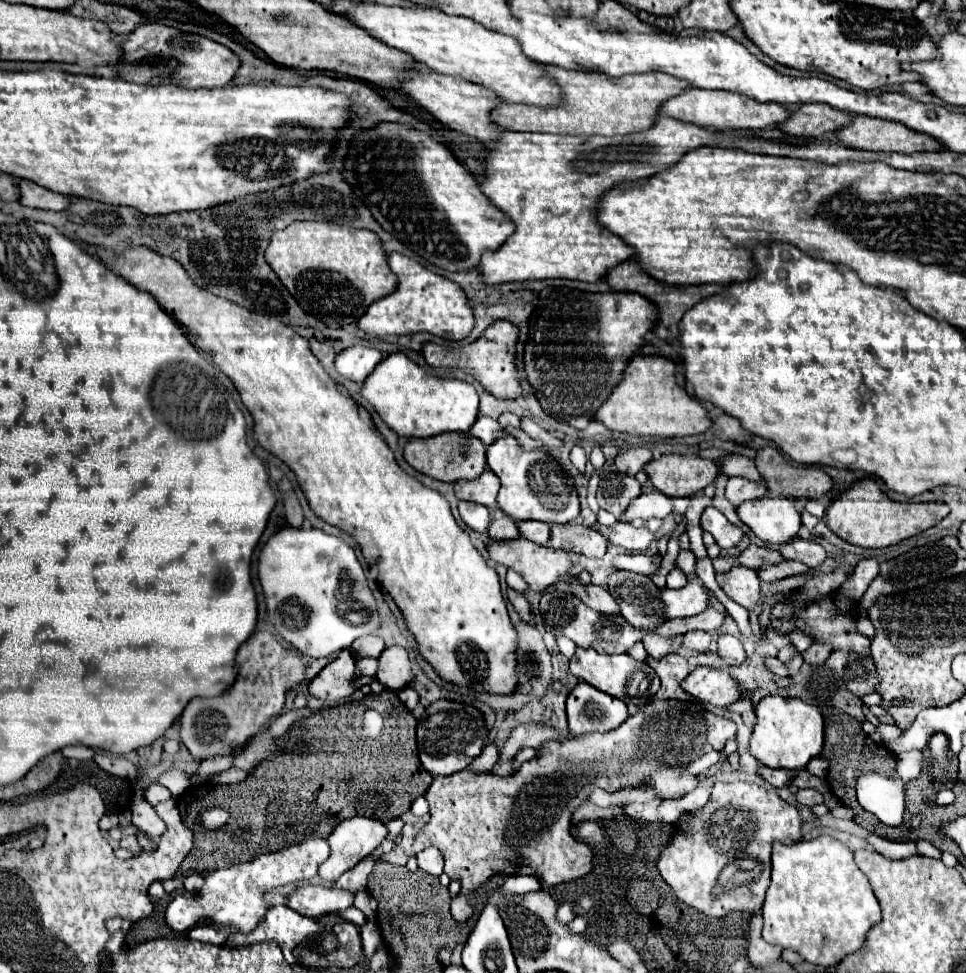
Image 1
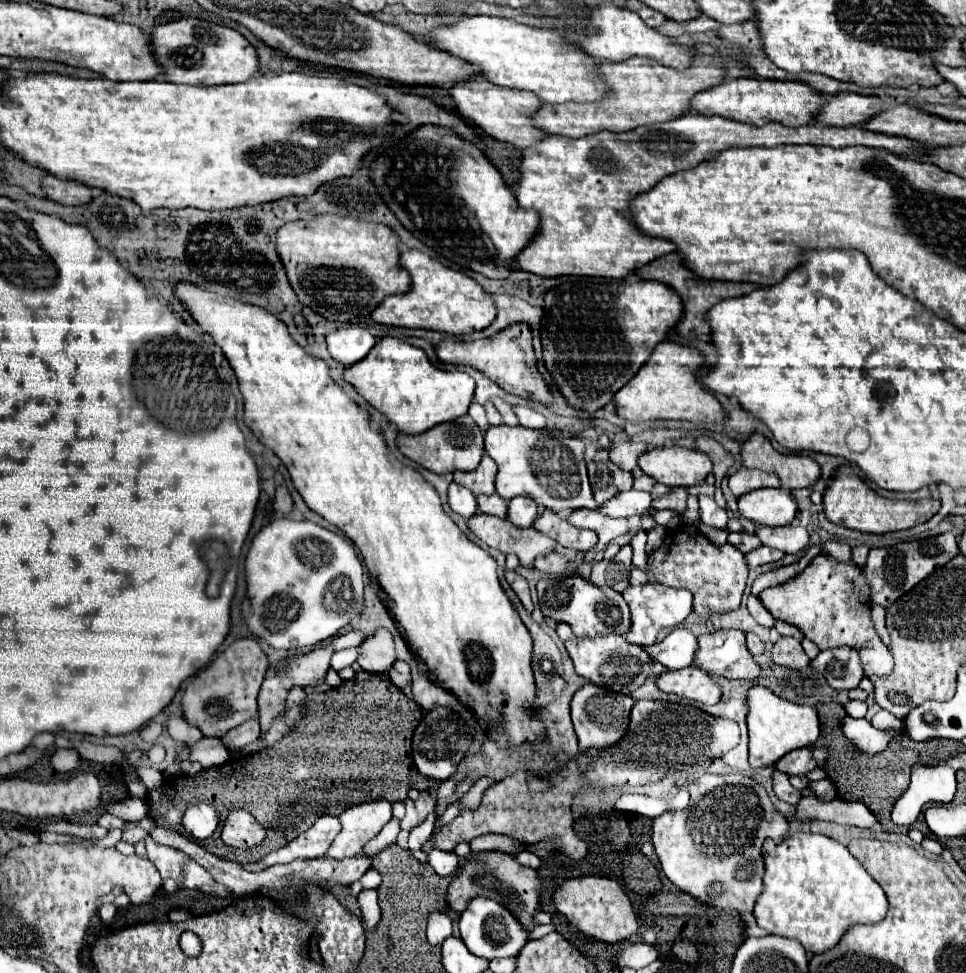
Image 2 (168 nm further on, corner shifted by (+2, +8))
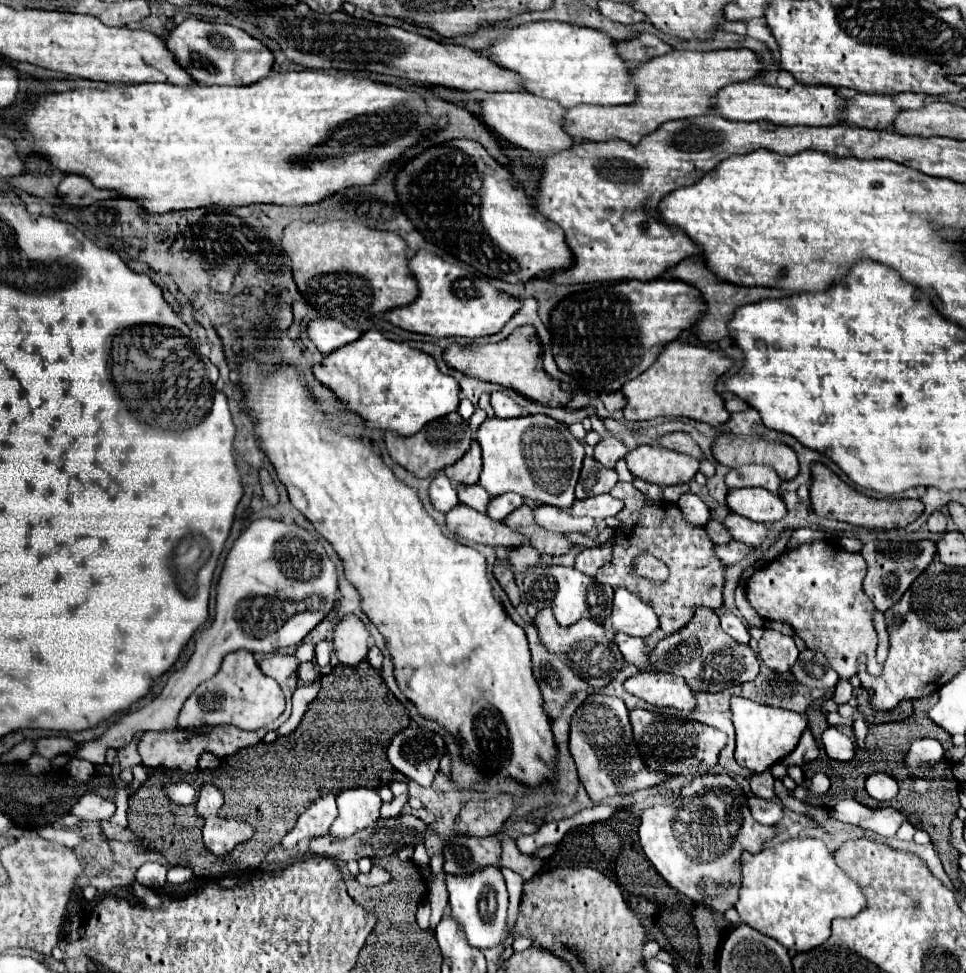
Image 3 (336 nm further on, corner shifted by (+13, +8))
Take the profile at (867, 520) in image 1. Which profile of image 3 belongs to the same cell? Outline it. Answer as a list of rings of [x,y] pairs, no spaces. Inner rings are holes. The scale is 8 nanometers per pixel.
[[[816,462],[812,464],[812,486],[810,486],[810,500],[812,508],[818,516],[848,522],[854,526],[868,526],[868,528],[904,528],[912,524],[924,510],[924,504],[920,500],[876,500],[868,498],[860,492],[856,492],[852,486],[842,482],[828,466]]]

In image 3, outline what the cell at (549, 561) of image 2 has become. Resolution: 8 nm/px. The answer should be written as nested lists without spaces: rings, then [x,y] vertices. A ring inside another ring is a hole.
[[[520,544],[512,550],[508,550],[508,562],[514,570],[526,570],[528,566],[536,566],[538,564],[538,550],[534,550],[530,544]]]

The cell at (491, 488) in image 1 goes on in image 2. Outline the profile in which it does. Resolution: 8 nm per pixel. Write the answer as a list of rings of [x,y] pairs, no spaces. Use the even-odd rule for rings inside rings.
[[[485,454],[481,464],[477,466],[477,470],[455,472],[453,482],[469,488],[475,496],[479,496],[479,494],[493,494],[495,492],[495,476],[497,476],[497,464]]]

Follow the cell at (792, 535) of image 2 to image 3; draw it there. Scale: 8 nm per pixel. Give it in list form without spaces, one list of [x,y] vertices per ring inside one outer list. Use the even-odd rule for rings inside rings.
[[[730,512],[724,520],[722,526],[726,526],[726,530],[730,530],[732,540],[744,542],[748,546],[760,546],[764,542],[764,538],[768,536],[768,528],[760,522],[752,522],[744,516],[738,516],[734,512]]]

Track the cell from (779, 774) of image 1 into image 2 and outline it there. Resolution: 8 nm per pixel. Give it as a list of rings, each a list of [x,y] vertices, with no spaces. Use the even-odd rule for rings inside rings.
[[[801,748],[801,750],[793,750],[789,754],[785,754],[785,758],[781,758],[775,764],[775,770],[791,776],[791,774],[807,774],[815,768],[815,760],[811,756],[811,748]]]

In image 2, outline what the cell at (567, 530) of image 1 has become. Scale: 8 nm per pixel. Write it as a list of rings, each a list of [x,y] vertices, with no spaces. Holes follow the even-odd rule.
[[[543,510],[537,516],[533,528],[543,532],[545,536],[553,538],[561,546],[567,546],[567,548],[573,548],[579,552],[587,552],[597,544],[597,534],[593,530],[575,528],[567,520],[559,518],[553,510]]]

